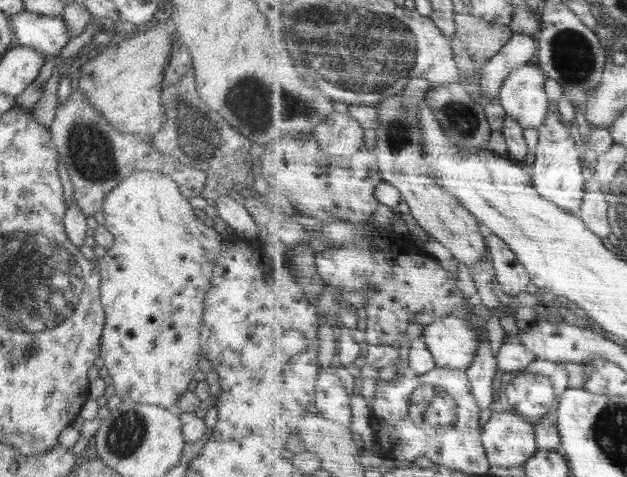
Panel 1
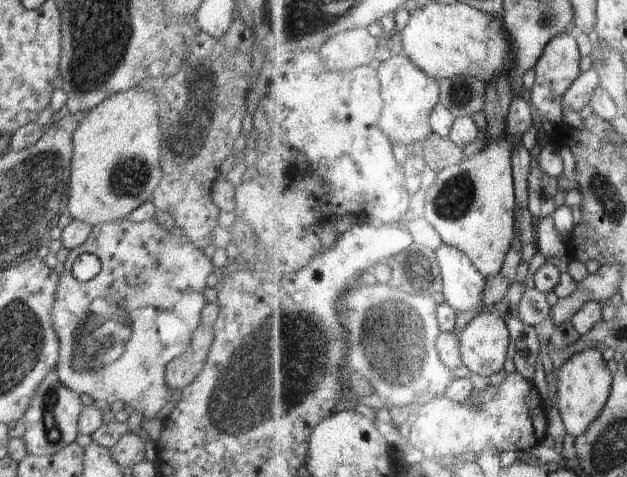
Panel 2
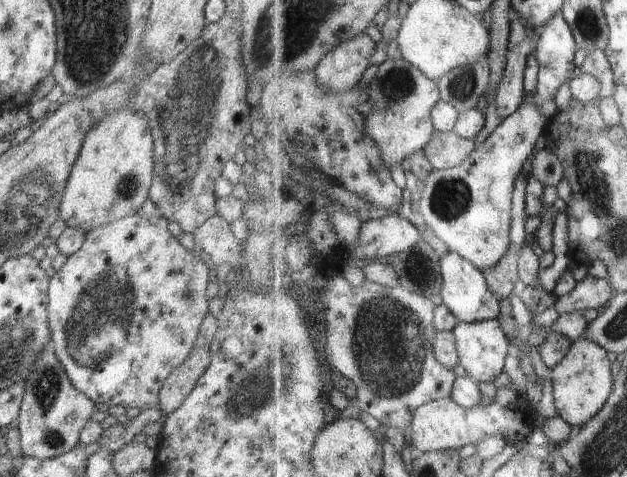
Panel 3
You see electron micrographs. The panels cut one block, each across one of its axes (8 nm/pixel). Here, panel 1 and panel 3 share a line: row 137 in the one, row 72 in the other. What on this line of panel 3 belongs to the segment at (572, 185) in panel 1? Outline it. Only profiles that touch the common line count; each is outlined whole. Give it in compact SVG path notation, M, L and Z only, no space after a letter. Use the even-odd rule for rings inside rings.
M565 15L555 16L540 30L540 40L536 46L541 66L538 85L540 101L556 98L562 84L572 80L578 50L578 42Z

